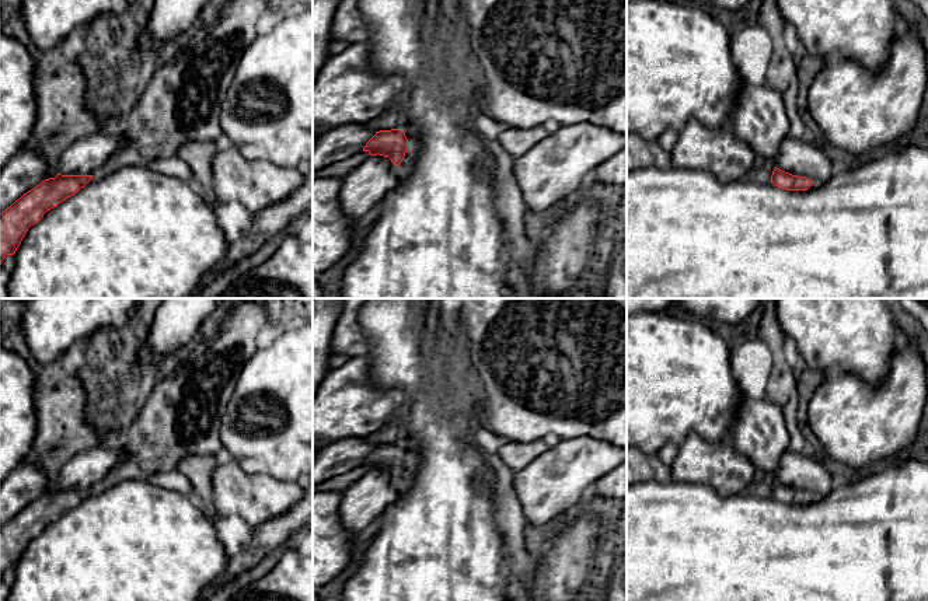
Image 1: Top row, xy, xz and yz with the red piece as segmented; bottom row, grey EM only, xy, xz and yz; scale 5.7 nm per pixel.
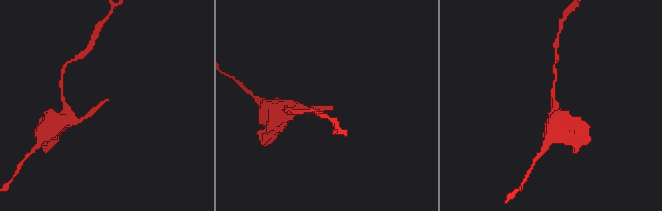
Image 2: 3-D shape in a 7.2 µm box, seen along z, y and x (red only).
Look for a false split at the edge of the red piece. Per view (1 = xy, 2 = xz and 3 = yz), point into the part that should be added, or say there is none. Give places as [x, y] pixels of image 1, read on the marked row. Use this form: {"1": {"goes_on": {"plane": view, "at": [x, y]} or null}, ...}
{"1": {"goes_on": null}, "2": {"goes_on": {"plane": "xz", "at": [405, 167]}}, "3": {"goes_on": null}}

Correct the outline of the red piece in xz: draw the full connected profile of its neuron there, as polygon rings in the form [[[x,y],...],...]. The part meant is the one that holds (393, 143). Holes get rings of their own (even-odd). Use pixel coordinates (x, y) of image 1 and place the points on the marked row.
[[[400,129],[380,130],[366,143],[363,151],[370,156],[384,156],[395,164],[400,181],[408,178],[412,171],[416,148],[408,144],[405,133]]]

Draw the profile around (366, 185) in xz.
[[[369,156],[342,181],[339,205],[342,212],[357,223],[370,209],[400,184],[398,165],[388,157]]]

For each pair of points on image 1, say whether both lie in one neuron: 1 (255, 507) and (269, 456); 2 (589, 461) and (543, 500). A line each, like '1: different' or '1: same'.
1: different
2: same

